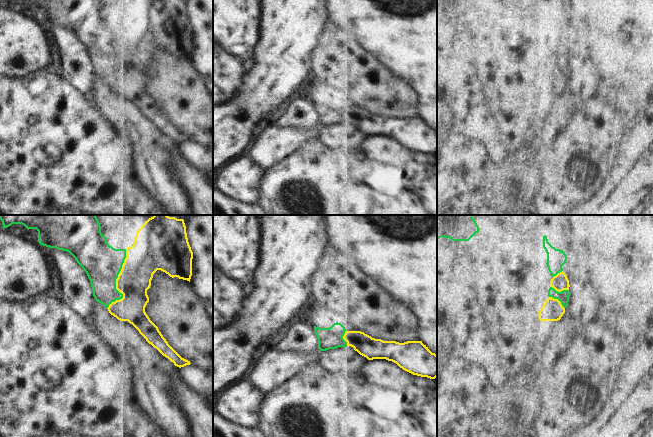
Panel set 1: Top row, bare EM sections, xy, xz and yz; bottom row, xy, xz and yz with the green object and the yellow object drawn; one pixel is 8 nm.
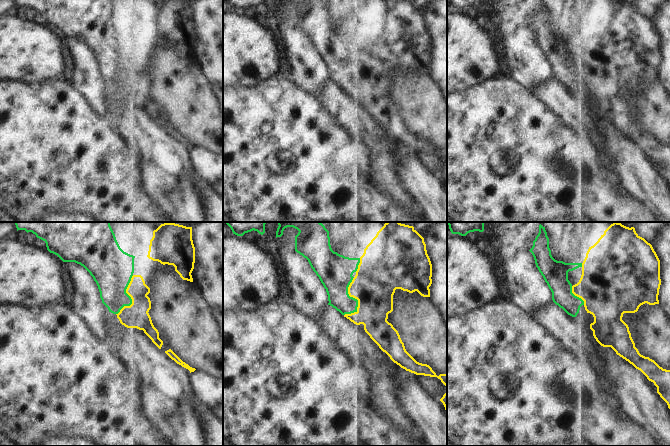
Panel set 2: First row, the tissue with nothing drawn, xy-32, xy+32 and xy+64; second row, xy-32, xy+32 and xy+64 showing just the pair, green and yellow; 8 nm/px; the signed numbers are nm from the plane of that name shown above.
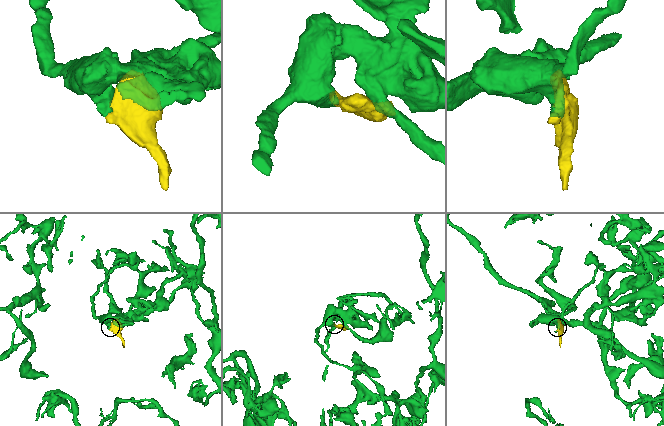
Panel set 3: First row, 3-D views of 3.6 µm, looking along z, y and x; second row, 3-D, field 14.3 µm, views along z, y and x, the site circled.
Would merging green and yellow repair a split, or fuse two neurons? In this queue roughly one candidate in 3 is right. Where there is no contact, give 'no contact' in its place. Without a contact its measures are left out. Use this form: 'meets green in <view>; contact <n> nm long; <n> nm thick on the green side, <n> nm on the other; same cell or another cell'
meets green in xy; contact 500 nm long; 300 nm thick on the green side, 260 nm on the other; same cell

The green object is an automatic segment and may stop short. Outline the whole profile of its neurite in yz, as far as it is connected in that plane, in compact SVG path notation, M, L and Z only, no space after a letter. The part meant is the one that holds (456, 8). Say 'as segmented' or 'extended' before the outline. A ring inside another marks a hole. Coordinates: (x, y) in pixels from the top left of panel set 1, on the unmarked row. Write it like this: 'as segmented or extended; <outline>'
as segmented; M437 0L437 15L444 13L452 17L469 17L479 6L477 0Z

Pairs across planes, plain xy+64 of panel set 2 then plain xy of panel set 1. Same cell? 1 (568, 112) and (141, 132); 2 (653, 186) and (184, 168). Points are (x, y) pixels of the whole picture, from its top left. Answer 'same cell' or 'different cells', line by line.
1: same cell
2: same cell

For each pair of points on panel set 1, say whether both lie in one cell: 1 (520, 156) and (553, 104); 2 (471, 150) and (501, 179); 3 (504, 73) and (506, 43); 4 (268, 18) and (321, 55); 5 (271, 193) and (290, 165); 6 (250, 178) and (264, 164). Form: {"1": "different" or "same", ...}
{"1": "same", "2": "different", "3": "same", "4": "different", "5": "same", "6": "different"}

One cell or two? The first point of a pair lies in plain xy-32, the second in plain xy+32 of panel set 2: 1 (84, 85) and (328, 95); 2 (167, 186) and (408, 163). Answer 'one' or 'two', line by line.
1: two
2: two

